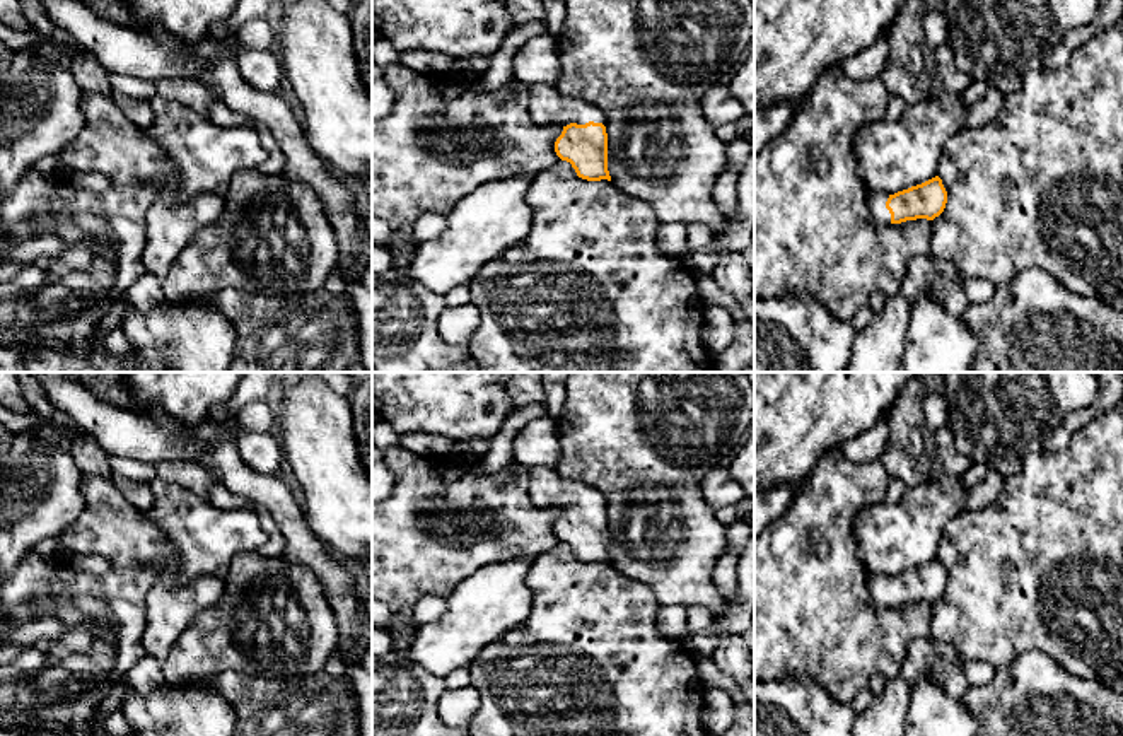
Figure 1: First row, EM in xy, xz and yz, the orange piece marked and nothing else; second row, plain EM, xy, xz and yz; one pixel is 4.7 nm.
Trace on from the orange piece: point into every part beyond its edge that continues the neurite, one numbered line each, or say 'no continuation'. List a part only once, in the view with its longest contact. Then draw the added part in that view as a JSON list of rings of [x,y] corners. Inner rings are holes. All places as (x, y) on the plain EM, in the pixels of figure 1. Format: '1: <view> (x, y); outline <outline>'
1: xz (546, 489); outline [[[531,468],[527,478],[527,497],[536,507],[567,509],[589,504],[608,507],[602,492],[584,482],[563,478],[555,468]]]

